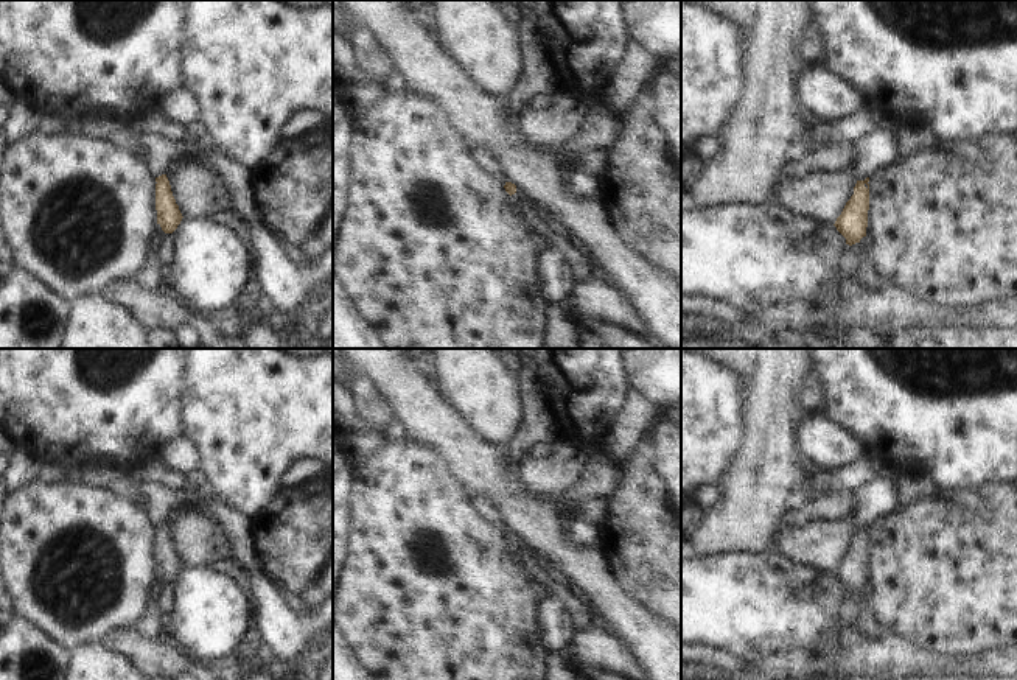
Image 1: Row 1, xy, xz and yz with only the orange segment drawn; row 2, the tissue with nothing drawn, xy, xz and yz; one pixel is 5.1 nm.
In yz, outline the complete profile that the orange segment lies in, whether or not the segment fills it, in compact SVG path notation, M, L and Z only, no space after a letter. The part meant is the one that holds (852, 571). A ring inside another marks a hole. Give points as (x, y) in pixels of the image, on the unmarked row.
M869 526L857 529L854 543L846 551L841 563L835 570L837 579L846 587L846 593L852 594L866 585L868 559L869 559Z

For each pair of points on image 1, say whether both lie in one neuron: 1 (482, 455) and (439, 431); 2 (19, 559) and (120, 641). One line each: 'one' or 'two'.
1: one
2: two

